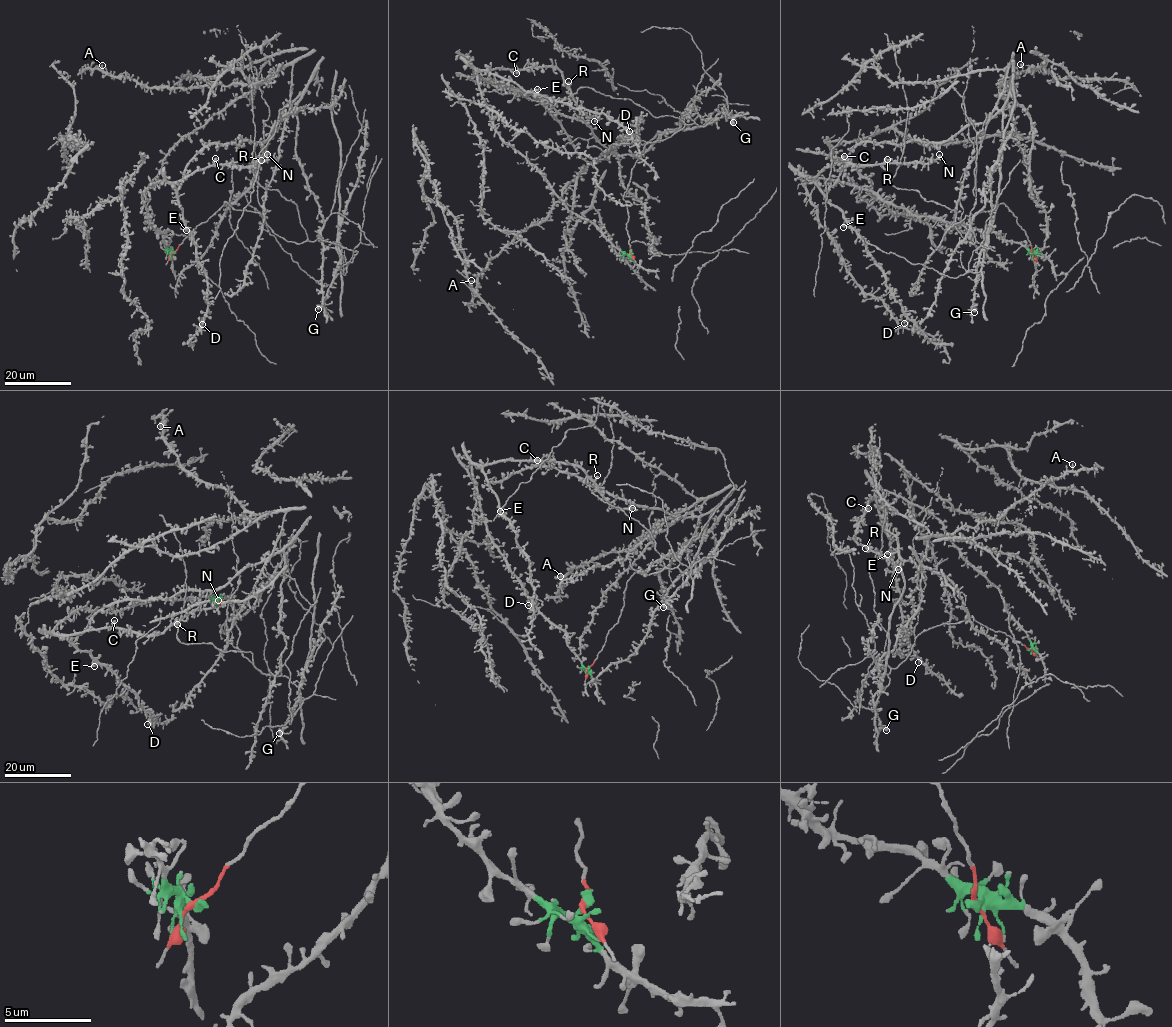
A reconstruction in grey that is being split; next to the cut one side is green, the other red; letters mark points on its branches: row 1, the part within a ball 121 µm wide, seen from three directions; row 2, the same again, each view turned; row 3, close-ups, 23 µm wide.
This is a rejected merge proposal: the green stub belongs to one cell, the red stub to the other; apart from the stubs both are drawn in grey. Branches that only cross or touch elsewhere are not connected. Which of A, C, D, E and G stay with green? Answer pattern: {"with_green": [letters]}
{"with_green": ["C", "D", "E"]}

